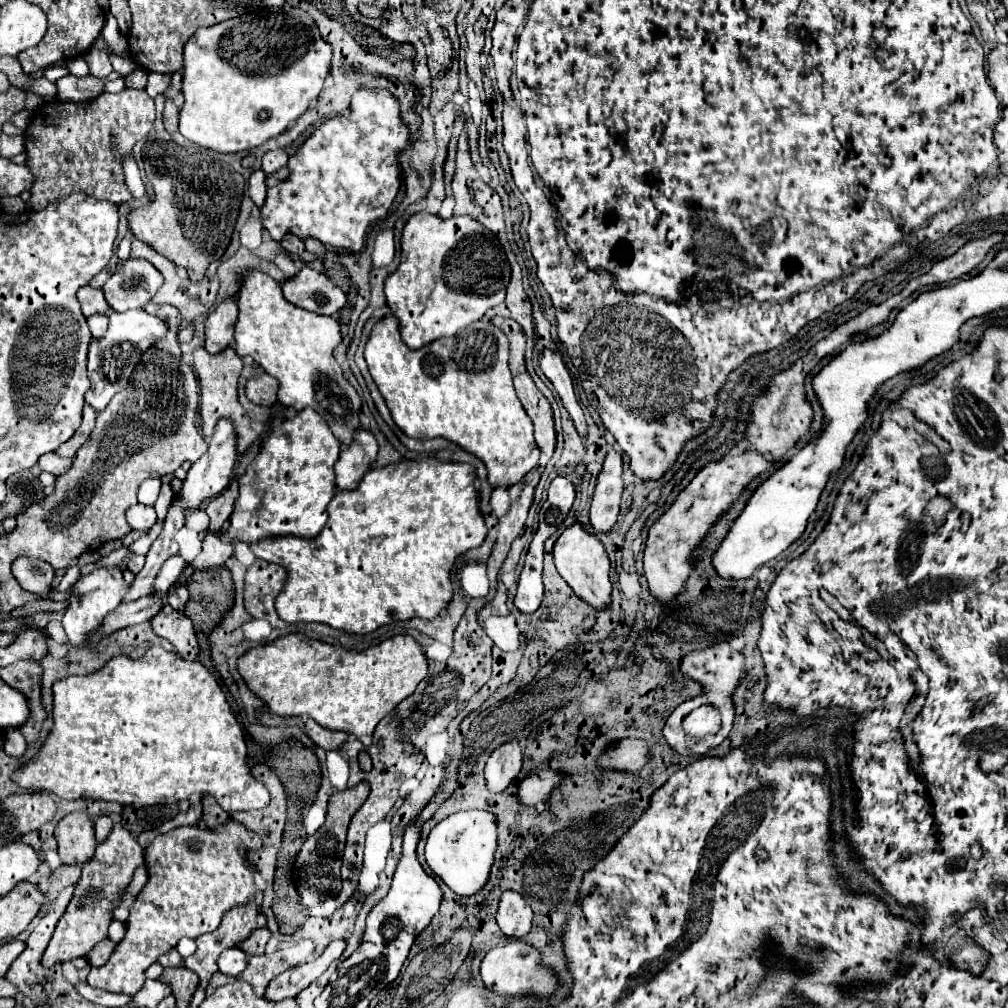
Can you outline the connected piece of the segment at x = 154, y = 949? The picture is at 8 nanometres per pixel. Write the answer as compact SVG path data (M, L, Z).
M238 823L220 825L216 831L200 829L198 825L178 827L168 833L158 835L146 849L144 863L148 869L148 883L146 883L144 891L138 895L136 903L130 907L130 921L128 921L126 937L122 943L116 945L116 949L106 965L92 967L92 971L88 975L88 985L110 991L110 993L124 993L128 997L134 997L146 981L144 971L152 963L156 963L160 955L174 949L182 937L198 939L200 935L214 931L220 925L222 915L228 909L232 909L236 905L246 905L250 899L256 899L260 895L260 891L254 885L254 869L250 869L244 851L258 849L260 845L262 845L260 837Z

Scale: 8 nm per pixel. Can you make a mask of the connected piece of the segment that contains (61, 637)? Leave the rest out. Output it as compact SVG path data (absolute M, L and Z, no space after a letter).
M50 621L50 623L48 623L48 633L50 633L50 637L52 637L56 643L68 645L68 637L66 637L66 633L64 633L64 629L62 629L62 623Z

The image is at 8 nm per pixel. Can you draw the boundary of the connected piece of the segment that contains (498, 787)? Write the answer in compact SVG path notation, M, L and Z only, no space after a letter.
M512 739L490 755L484 769L486 789L492 793L504 791L518 777L520 769L522 769L522 753L518 741Z

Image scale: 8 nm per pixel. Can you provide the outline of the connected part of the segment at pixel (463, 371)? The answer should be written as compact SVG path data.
M386 315L374 325L366 343L364 357L382 397L386 399L394 423L408 437L444 437L458 443L462 449L482 459L488 469L488 483L494 487L516 485L538 463L540 449L534 441L534 427L512 385L512 373L508 367L508 337L492 323L476 321L458 335L452 335L448 339L436 339L414 351L408 349L402 341L398 319L394 315Z

